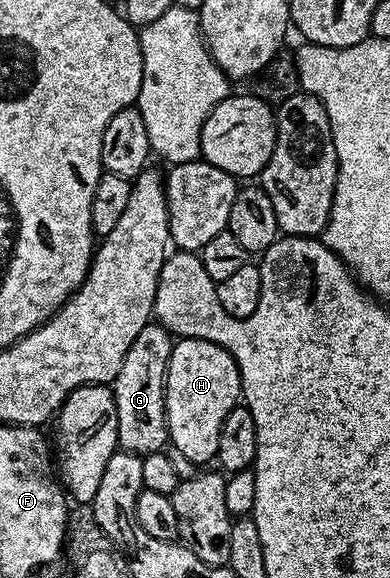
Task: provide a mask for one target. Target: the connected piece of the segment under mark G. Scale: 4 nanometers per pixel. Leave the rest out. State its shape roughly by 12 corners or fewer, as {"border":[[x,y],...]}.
{"border":[[137,334],[113,381],[118,447],[168,447],[167,363],[173,336]]}

